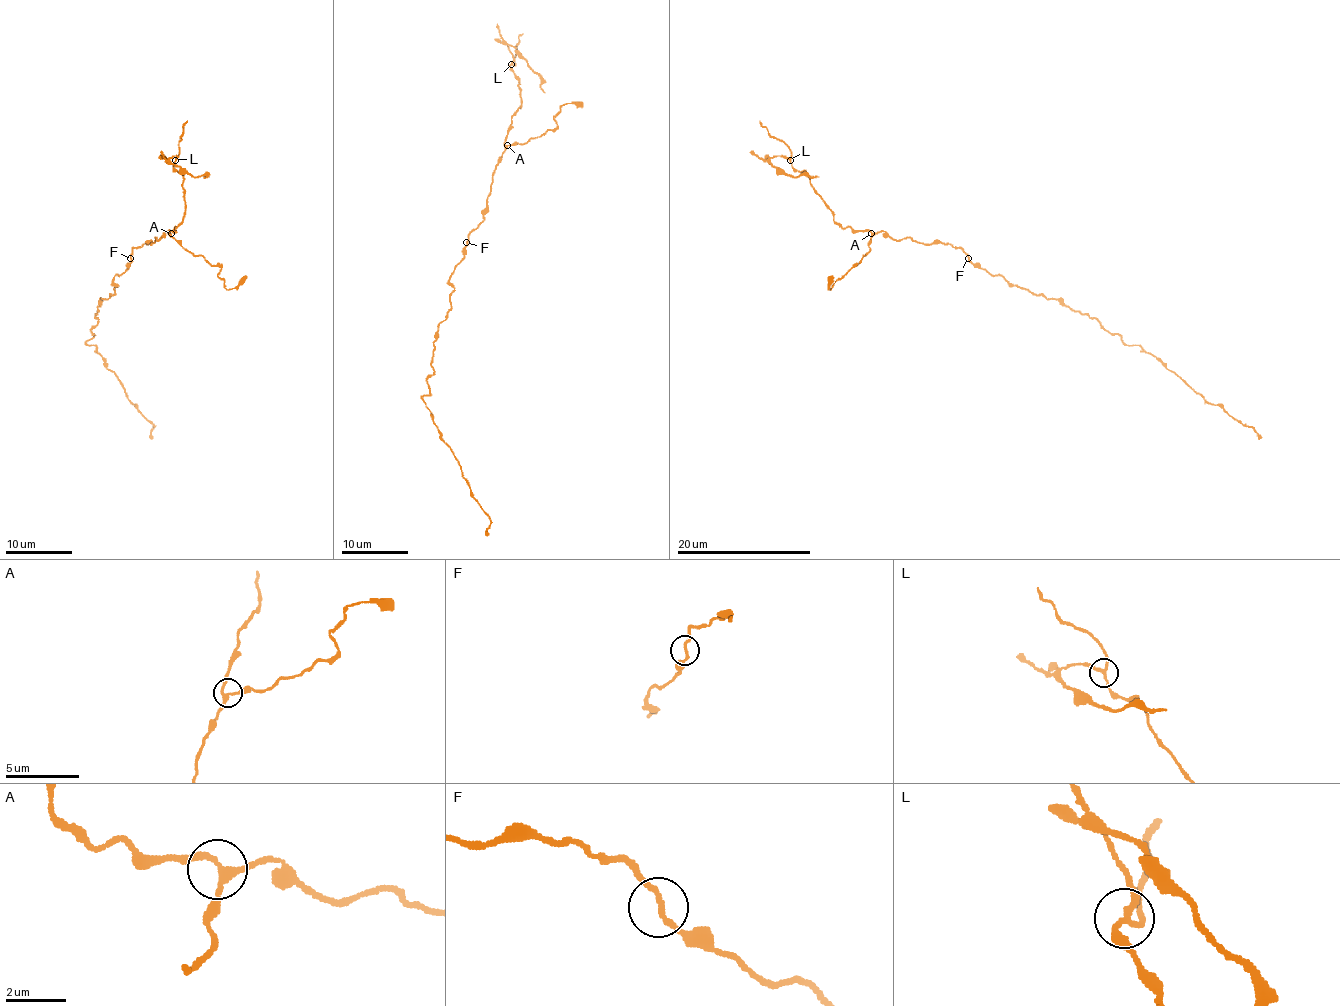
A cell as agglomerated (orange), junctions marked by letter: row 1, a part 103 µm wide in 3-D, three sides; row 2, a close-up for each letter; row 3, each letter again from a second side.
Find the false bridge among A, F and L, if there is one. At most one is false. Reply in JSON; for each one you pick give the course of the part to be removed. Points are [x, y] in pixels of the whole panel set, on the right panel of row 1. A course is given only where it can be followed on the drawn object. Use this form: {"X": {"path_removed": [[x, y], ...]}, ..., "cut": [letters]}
{"L": {"path_removed": [[790, 159], [778, 156], [770, 159], [775, 168], [788, 174], [819, 176]]}, "cut": ["L"]}

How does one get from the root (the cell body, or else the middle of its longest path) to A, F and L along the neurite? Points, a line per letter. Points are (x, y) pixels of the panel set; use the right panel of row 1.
A: (988, 273), (978, 268), (959, 248), (944, 243), (919, 243), (909, 238), (896, 240), (881, 231), (871, 233)
F: (988, 273), (968, 258)
L: (988, 273), (959, 248), (944, 243), (896, 240), (881, 231), (842, 228), (809, 176), (797, 171), (790, 159)

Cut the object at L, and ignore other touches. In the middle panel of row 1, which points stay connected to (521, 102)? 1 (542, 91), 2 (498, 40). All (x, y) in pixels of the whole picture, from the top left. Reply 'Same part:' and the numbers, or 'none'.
Same part: none

